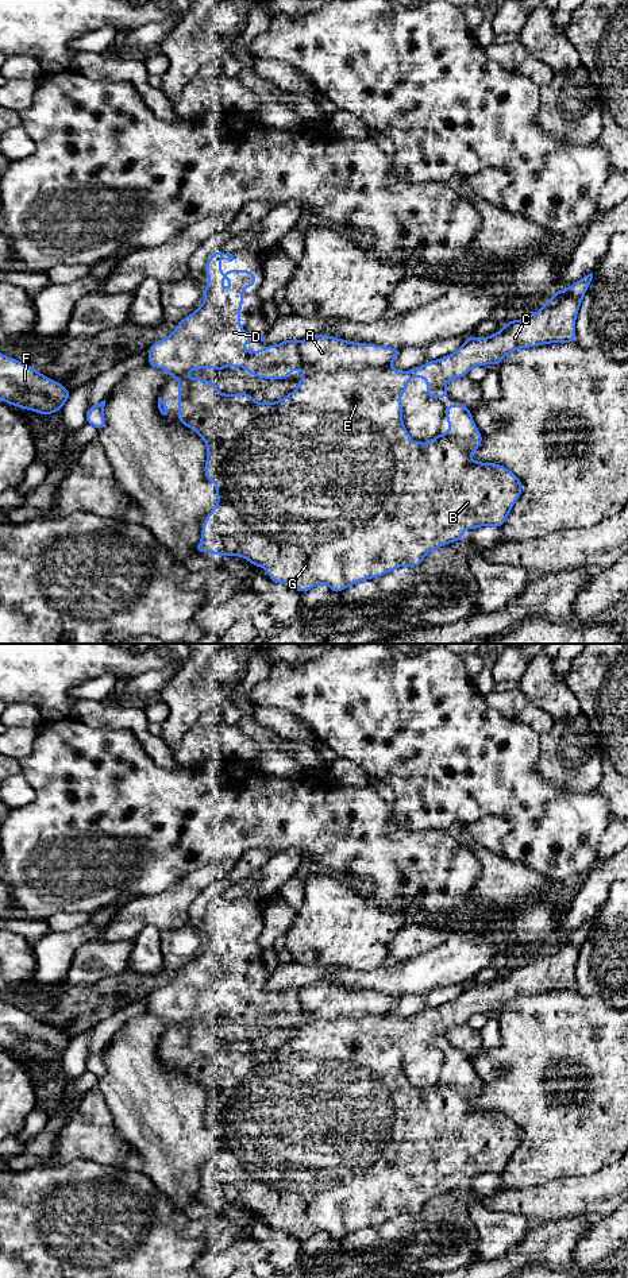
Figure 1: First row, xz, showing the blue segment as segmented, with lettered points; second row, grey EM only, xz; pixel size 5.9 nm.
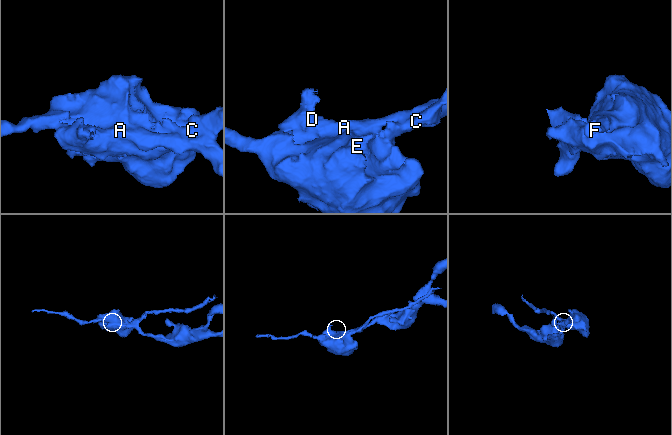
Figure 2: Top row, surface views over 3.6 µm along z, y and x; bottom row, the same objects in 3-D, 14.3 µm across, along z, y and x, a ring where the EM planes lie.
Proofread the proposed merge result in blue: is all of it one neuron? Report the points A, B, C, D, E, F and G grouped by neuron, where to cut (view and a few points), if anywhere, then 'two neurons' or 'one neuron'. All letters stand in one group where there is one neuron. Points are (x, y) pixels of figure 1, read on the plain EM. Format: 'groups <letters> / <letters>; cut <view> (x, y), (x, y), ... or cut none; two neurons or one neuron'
groups A / B C D E F G; cut xz (299, 1002), (307, 1014), (327, 1019), (390, 1016); two neurons

